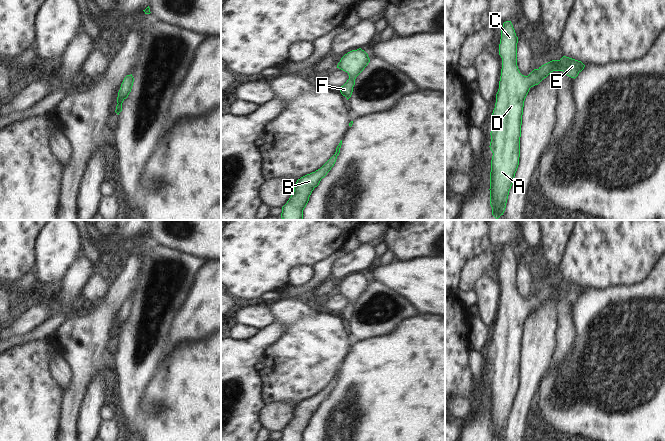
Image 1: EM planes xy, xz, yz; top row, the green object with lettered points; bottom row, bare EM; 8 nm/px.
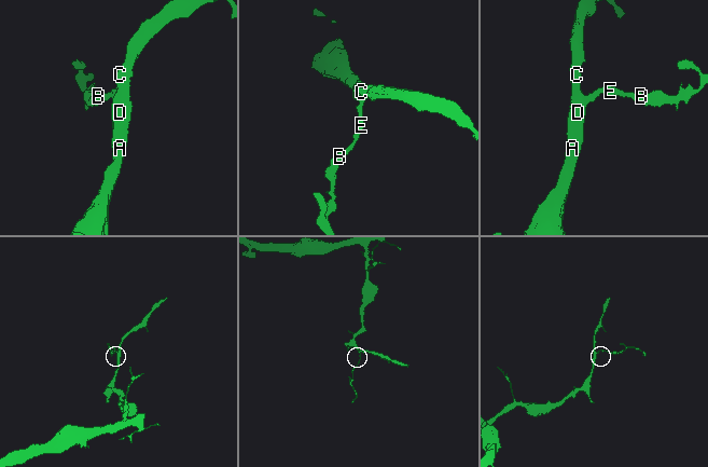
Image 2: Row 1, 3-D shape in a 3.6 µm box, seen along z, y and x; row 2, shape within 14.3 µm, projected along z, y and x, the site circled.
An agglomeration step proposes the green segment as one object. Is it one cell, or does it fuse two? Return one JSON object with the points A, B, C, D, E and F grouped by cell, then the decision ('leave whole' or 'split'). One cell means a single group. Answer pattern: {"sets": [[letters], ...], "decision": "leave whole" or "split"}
{"sets": [["A", "B", "C", "D", "E", "F"]], "decision": "leave whole"}

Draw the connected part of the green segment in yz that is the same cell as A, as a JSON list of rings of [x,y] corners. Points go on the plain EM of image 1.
[[[511,245],[504,246],[499,268],[502,293],[495,332],[491,339],[489,370],[493,377],[489,414],[494,441],[500,441],[505,435],[519,389],[523,331],[530,312],[538,309],[553,295],[563,295],[575,303],[585,291],[581,285],[563,280],[524,300],[517,290],[517,267],[518,261]]]

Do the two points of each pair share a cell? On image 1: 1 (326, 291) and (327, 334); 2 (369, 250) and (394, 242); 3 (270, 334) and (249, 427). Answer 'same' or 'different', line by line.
1: different
2: different
3: same

